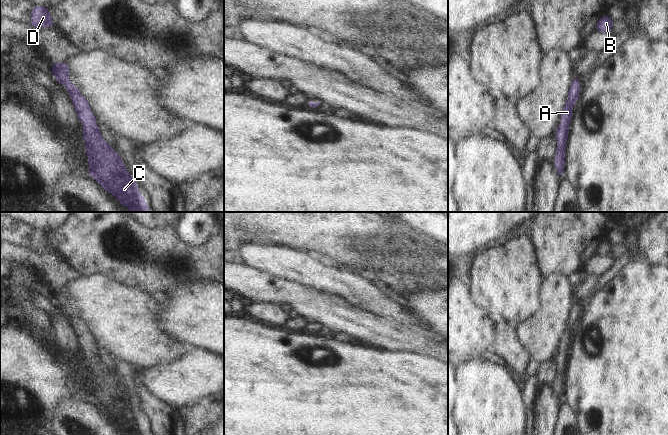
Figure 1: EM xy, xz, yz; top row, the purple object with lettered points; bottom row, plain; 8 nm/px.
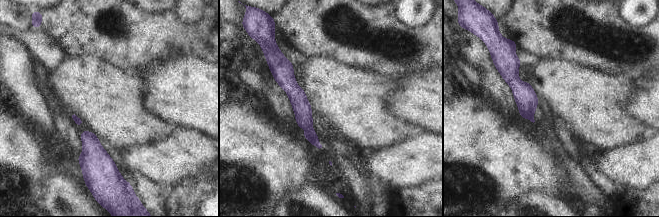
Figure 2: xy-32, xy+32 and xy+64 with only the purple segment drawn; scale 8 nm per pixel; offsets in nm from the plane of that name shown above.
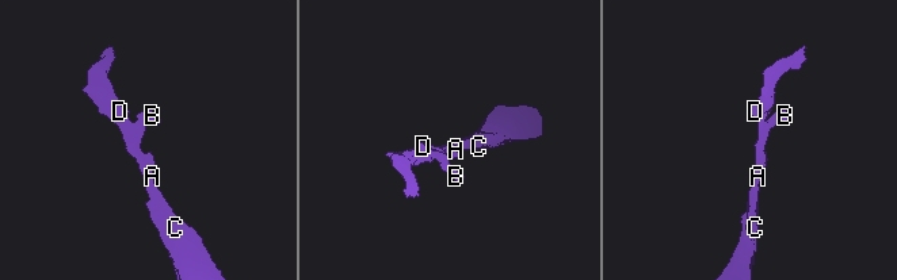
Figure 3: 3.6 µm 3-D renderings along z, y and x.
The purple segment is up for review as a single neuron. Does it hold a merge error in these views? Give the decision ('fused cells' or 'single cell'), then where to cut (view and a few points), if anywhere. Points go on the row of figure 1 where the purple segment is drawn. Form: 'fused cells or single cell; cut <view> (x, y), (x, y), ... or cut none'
single cell; cut none

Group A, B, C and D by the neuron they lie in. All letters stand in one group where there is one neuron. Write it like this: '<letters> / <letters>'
A B C D

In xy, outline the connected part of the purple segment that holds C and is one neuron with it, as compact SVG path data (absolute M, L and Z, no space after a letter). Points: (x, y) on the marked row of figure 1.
M52 64L53 76L67 87L75 106L79 120L85 124L83 136L87 145L86 154L90 161L89 174L111 194L115 194L120 204L125 204L131 212L150 212L139 193L135 179L132 178L115 150L101 137L99 127L95 124L87 100L83 98L77 86L68 80L68 64Z

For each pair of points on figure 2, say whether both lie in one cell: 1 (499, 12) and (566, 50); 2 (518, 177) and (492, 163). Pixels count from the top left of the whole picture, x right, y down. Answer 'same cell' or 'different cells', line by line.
1: different cells
2: same cell

